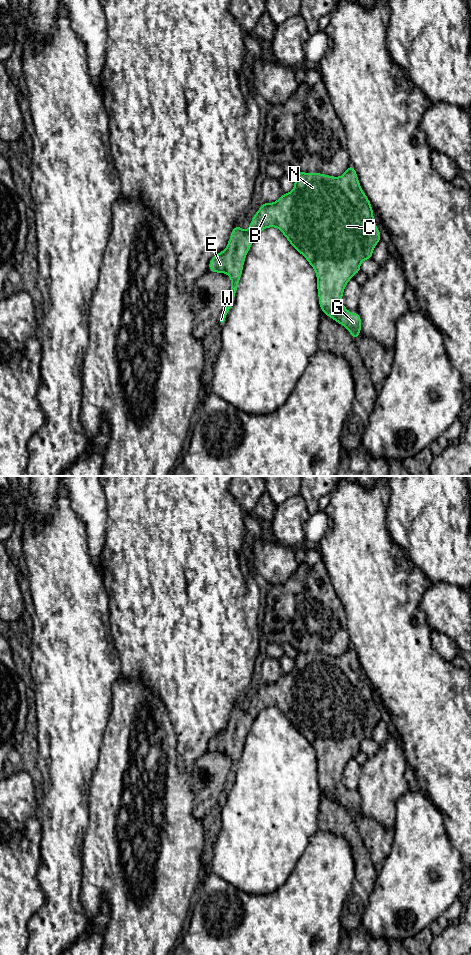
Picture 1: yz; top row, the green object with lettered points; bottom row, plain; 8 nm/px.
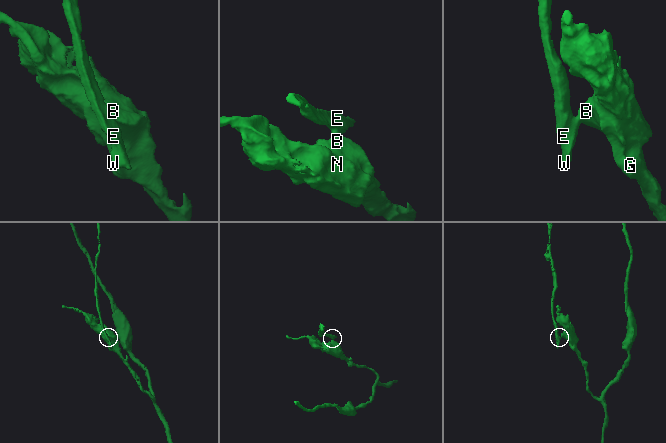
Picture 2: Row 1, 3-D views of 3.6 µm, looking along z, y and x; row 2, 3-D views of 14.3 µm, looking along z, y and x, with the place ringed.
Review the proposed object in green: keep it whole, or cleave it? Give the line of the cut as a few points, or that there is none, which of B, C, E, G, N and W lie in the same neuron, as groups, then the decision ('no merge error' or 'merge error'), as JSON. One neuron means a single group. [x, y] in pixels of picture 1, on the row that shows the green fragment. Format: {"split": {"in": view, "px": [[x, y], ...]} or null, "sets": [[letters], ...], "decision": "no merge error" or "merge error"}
{"split": {"in": "yz", "px": [[246, 231], [253, 238]]}, "sets": [["B", "C", "G", "N"], ["E", "W"]], "decision": "merge error"}

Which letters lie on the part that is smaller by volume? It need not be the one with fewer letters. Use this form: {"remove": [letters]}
{"remove": ["E", "W"]}

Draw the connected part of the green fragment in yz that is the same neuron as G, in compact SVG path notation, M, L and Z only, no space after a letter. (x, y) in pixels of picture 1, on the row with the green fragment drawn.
M352 164L340 177L297 171L294 182L295 186L291 192L282 194L274 203L264 202L262 204L253 216L247 232L255 239L262 230L268 227L277 227L291 243L292 247L302 254L314 268L317 276L321 311L346 327L351 336L357 340L362 330L361 317L359 313L350 313L343 306L342 295L348 281L361 271L360 263L364 260L372 259L372 252L376 244L381 240L381 234L374 222L371 203L360 187L357 173Z

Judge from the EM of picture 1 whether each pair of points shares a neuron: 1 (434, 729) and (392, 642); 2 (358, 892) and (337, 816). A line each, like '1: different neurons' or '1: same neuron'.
1: same neuron
2: same neuron

